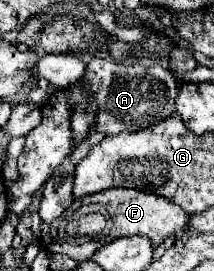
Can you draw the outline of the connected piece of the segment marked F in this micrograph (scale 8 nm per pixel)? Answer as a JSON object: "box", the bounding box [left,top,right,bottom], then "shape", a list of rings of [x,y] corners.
{"box":[79,188,191,248],"shape":[[[109,188],[109,190],[103,190],[103,192],[91,194],[83,200],[79,200],[79,206],[81,204],[93,204],[93,202],[105,204],[107,214],[113,220],[113,228],[109,232],[111,240],[117,240],[117,238],[123,238],[123,236],[147,236],[151,240],[153,248],[161,246],[167,236],[177,236],[177,234],[185,232],[187,224],[189,224],[189,218],[191,218],[181,206],[173,204],[171,200],[167,200],[163,196],[157,196],[153,192],[133,190],[133,188]]]}

